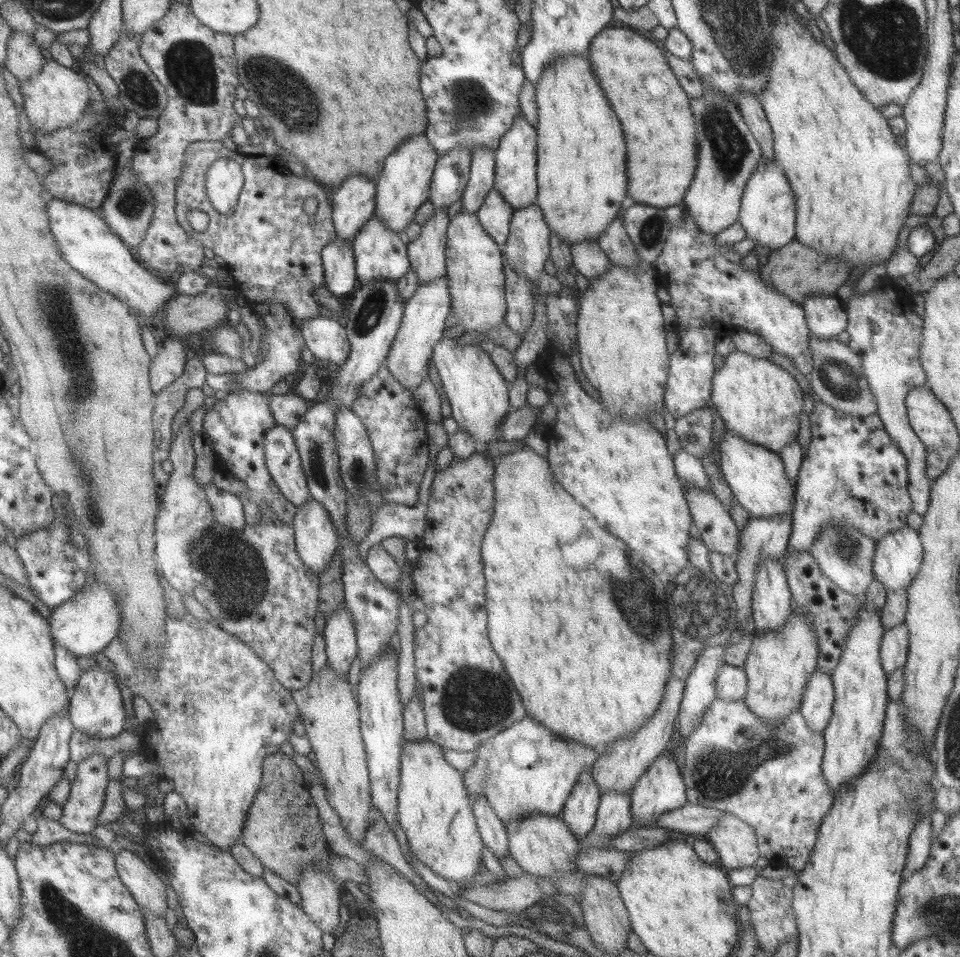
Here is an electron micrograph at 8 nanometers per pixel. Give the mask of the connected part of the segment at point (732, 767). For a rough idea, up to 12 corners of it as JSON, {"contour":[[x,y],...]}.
{"contour":[[714,698],[683,742],[686,802],[808,864],[834,797],[799,708]]}

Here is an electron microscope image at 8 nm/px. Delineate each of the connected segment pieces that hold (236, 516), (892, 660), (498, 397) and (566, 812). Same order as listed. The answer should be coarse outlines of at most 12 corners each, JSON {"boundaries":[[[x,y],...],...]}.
{"boundaries":[[[213,484],[203,489],[214,523],[241,530],[241,500]],[[904,621],[883,631],[878,653],[885,678],[905,664]],[[432,348],[450,417],[487,456],[510,410],[487,351]],[[590,768],[559,814],[577,840],[592,829],[601,794]]]}

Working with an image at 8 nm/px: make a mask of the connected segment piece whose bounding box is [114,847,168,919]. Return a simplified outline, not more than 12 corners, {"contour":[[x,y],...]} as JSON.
{"contour":[[114,850],[118,874],[135,902],[164,919],[163,881],[131,851]]}

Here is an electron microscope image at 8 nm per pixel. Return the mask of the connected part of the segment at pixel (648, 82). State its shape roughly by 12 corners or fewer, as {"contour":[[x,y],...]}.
{"contour":[[605,28],[588,67],[627,144],[626,197],[597,243],[630,270],[635,203],[682,202],[695,170],[689,98],[665,55]]}

